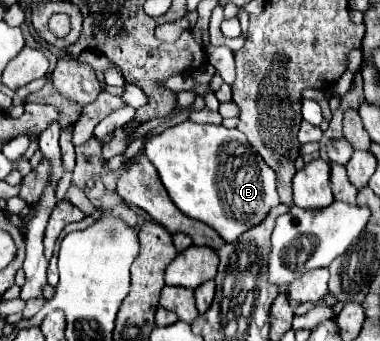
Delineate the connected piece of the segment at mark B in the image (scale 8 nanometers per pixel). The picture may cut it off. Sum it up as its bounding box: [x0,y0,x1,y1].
[144,120,280,244]

